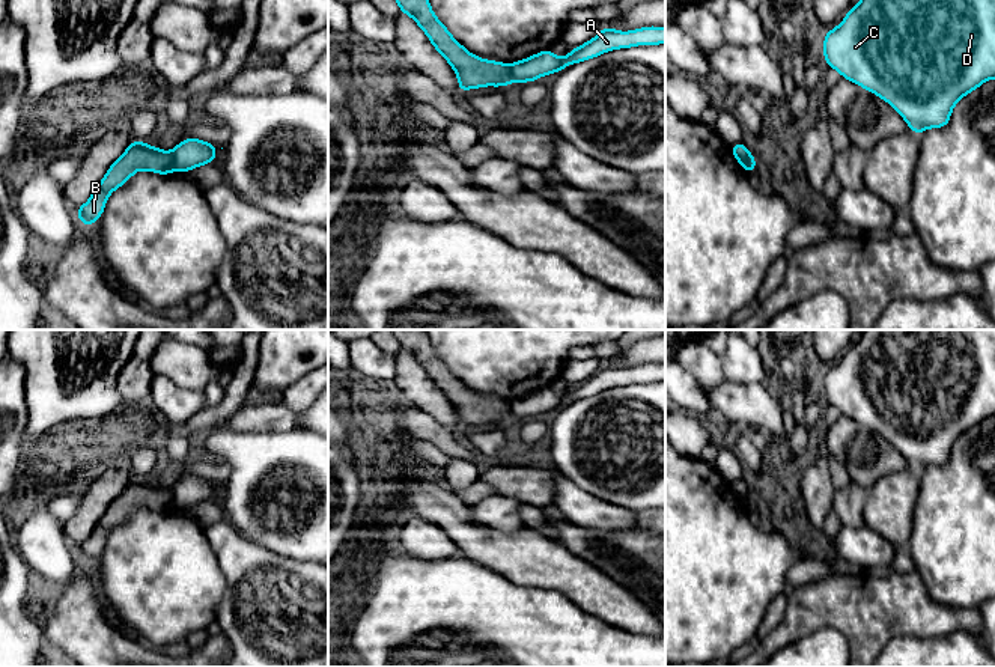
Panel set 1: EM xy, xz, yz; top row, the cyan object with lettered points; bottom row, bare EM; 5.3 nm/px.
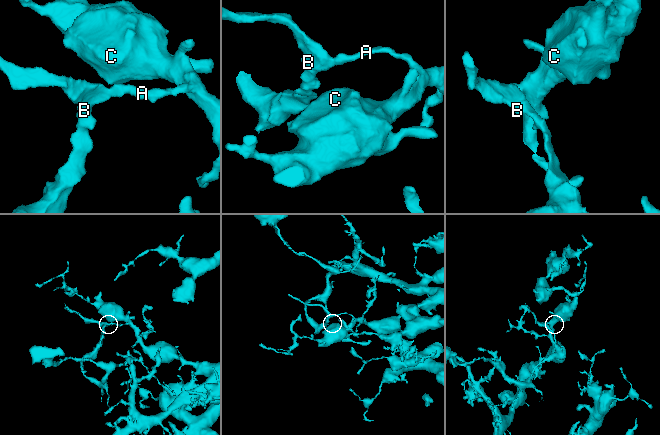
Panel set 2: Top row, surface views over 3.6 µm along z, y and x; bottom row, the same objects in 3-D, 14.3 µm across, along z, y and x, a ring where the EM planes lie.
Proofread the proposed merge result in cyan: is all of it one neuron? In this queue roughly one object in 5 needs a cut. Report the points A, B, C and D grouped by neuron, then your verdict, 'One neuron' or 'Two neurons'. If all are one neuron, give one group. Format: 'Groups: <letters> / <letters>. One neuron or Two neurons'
Groups: A C D / B. Two neurons

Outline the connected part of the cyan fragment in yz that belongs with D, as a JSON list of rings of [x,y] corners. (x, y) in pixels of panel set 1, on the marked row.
[[[860,0],[837,27],[825,33],[823,56],[841,78],[896,108],[912,132],[944,128],[962,96],[995,78],[995,0]]]

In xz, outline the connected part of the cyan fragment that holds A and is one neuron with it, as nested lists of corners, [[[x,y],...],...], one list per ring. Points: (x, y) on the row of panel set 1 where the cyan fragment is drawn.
[[[649,26],[629,32],[604,27],[593,39],[572,48],[566,57],[557,57],[552,51],[545,50],[509,66],[513,81],[537,81],[542,75],[560,72],[569,65],[598,57],[607,51],[658,44],[665,44],[665,27]]]

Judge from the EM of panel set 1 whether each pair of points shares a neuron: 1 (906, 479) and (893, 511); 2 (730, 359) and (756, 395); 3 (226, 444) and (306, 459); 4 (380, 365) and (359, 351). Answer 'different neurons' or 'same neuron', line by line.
1: same neuron
2: different neurons
3: same neuron
4: same neuron

